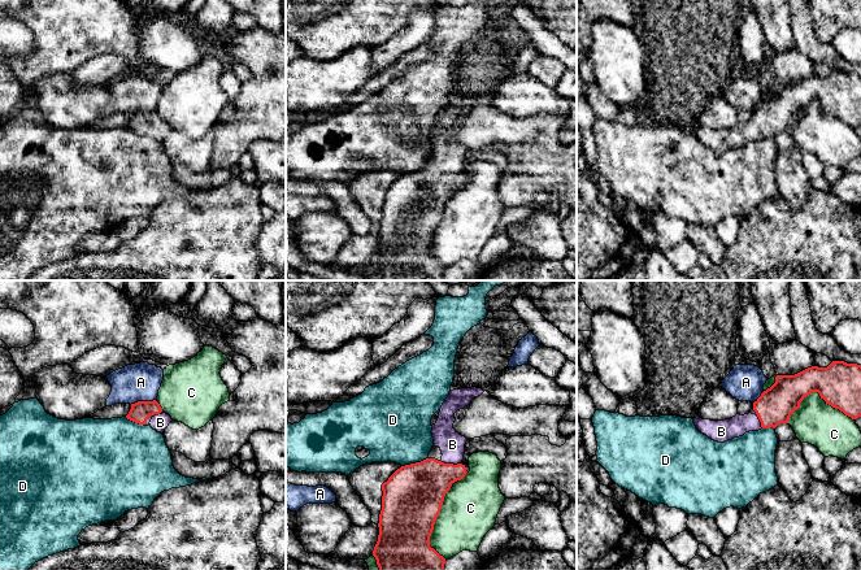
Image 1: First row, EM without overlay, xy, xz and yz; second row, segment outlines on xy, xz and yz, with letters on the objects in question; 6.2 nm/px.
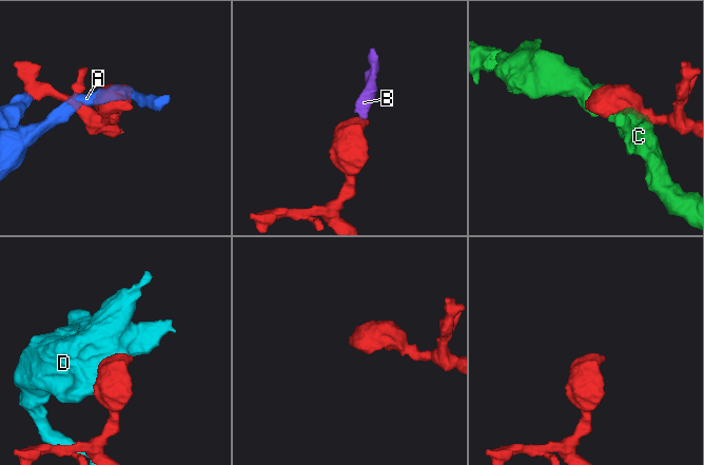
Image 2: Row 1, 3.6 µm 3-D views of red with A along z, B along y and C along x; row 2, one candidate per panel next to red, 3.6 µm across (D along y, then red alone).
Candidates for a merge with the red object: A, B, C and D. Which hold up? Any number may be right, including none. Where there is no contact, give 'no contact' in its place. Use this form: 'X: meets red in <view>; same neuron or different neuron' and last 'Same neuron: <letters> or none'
A: meets red in xy; different neuron
B: meets red in xz; same neuron
C: meets red in yz; different neuron
D: meets red in xz; different neuron
Same neuron: B

